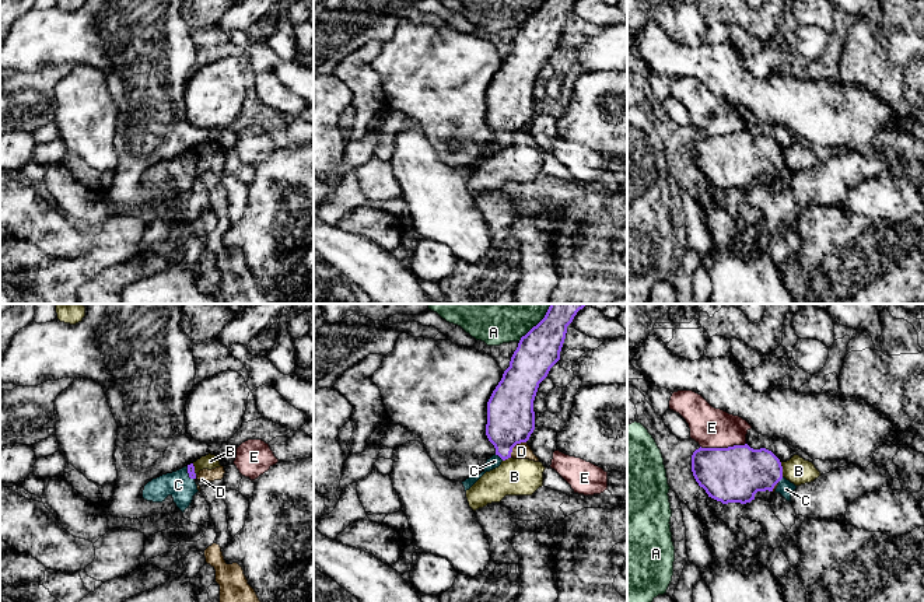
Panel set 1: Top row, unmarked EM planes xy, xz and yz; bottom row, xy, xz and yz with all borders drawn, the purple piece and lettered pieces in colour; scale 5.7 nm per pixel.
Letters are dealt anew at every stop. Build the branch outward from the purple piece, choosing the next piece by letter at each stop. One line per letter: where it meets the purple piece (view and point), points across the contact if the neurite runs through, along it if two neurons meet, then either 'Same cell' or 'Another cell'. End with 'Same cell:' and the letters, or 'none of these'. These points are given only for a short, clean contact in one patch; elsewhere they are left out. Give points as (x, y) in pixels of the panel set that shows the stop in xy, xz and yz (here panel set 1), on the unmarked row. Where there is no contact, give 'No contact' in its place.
A: Touches purple at xz (534, 13). Another cell
B: Touches purple at yz (781, 156). Boundary: yz (780, 149), (783, 163). Another cell
C: Touches purple at xz (500, 143). Path across: xz (510, 101), (500, 143), (494, 147). Same cell
D: Touches purple at xz (514, 132). Boundary: xz (525, 128), (518, 129), (510, 143). Another cell
E: Touches purple at yz (723, 135). Boundary: yz (745, 129), (727, 133), (700, 133). Another cell
Same cell: C

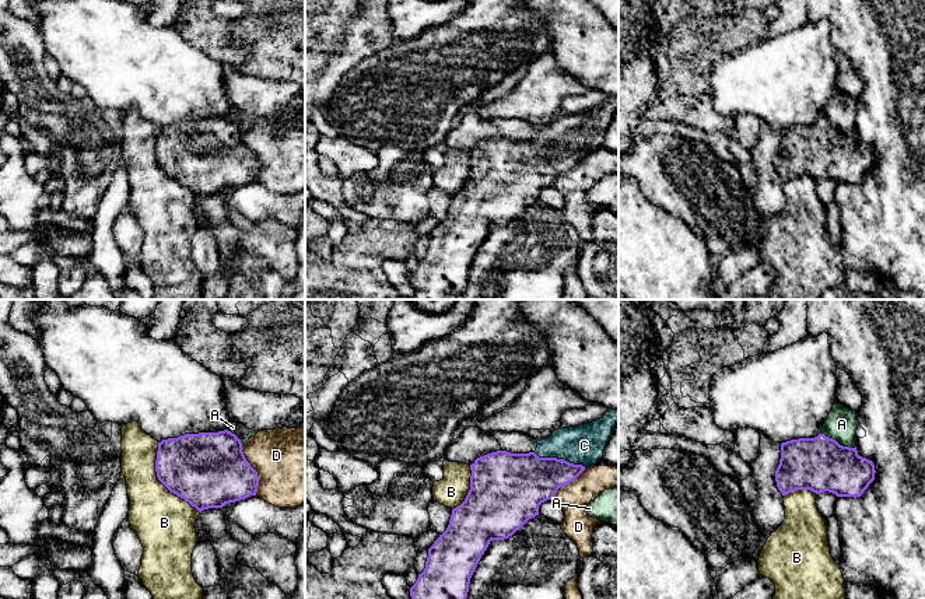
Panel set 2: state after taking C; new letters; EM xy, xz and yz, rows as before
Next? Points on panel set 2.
A: Touches purple at yz (837, 129). Another cell
B: Touches purple at xy (161, 168). Another cell
C: Touches purple at xz (560, 146). Path across: xz (522, 167), (535, 164), (560, 146), (568, 137), (584, 132). Same cell
D: Touches purple at xy (255, 157). Boundary: xy (241, 132), (245, 146), (258, 163), (256, 181). Another cell
Same cell: C

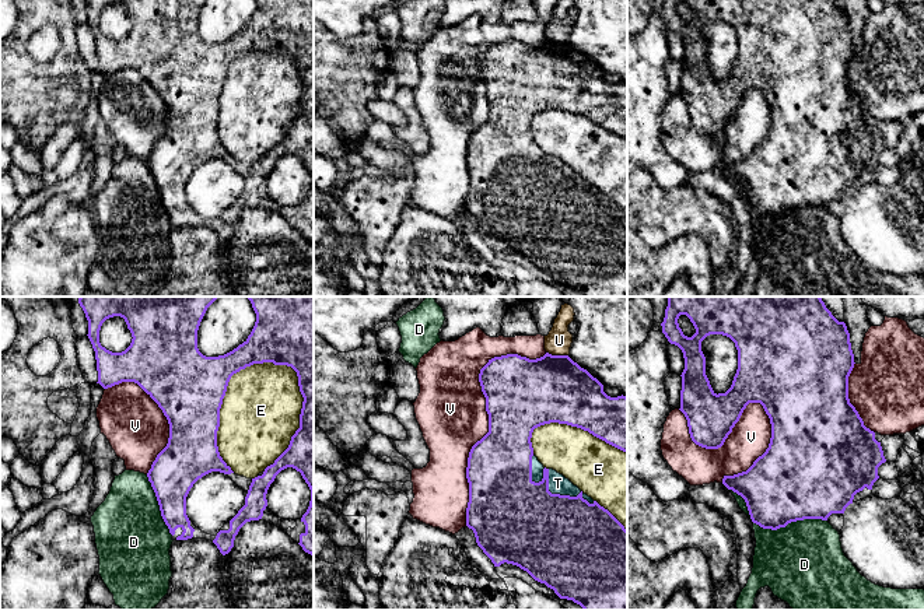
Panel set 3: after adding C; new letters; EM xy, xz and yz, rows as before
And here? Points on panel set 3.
D: Touches purple at yz (790, 209). Another cell
E: Touches purple at xy (224, 81). Another cell
T: Touches purple at xz (562, 182). Same cell
U: Touches purple at xz (557, 42). Another cell
V: Touches purple at xz (487, 100). Another cell
Same cell: T

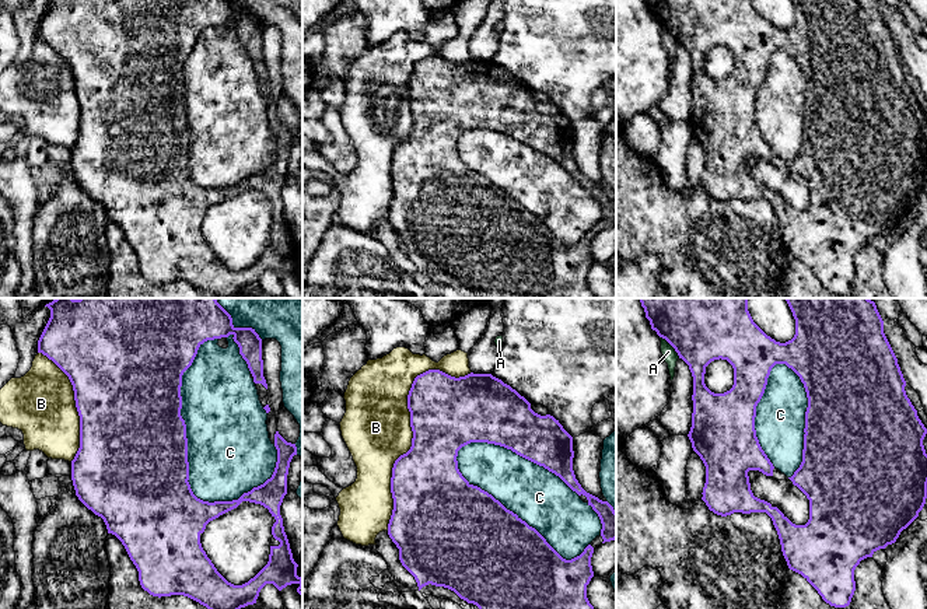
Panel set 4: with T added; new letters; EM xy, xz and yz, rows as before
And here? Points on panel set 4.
A: Touches purple at yz (671, 31). Another cell
B: Touches purple at xz (410, 112). Another cell
C: Touches purple at xz (513, 199). Another cell
Same cell: none of these

